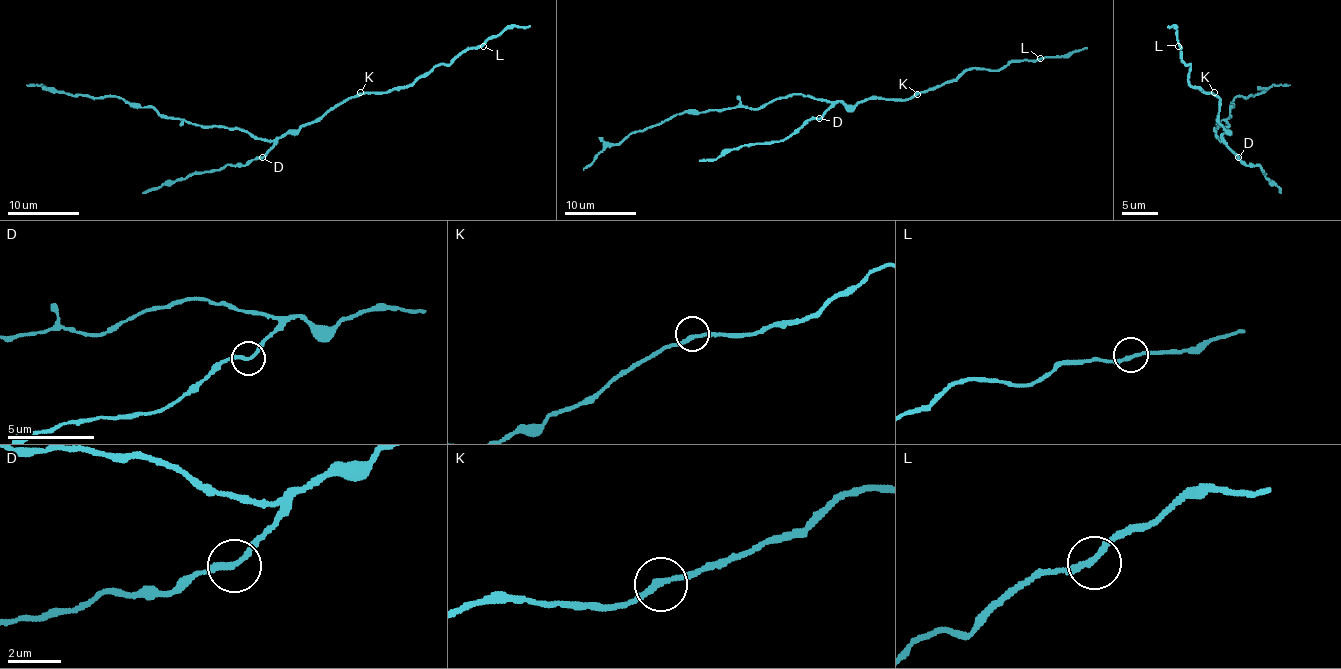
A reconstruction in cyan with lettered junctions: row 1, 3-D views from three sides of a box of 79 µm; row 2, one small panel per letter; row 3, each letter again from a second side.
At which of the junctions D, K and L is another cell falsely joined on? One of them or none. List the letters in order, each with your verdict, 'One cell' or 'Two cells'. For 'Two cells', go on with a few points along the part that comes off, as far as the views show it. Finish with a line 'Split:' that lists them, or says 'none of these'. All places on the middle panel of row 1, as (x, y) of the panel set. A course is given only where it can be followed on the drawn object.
D: One cell
K: One cell
L: One cell
Split: none of these

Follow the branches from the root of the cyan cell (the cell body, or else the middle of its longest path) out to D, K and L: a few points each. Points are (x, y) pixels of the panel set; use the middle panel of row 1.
D: (838, 103), (818, 119)
K: (838, 103), (854, 106), (867, 99), (910, 99), (917, 94)
L: (838, 103), (854, 106), (867, 99), (910, 99), (953, 81), (971, 68), (996, 70), (1013, 61), (1040, 58)

